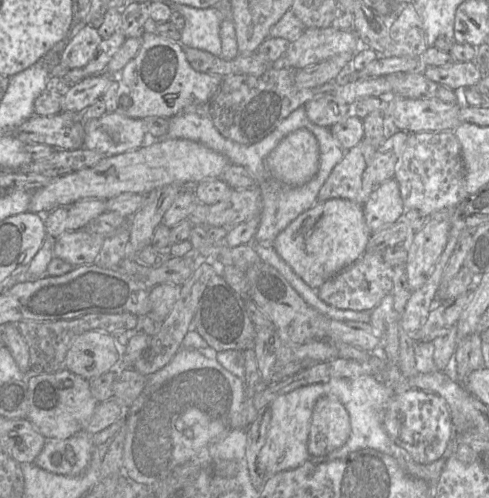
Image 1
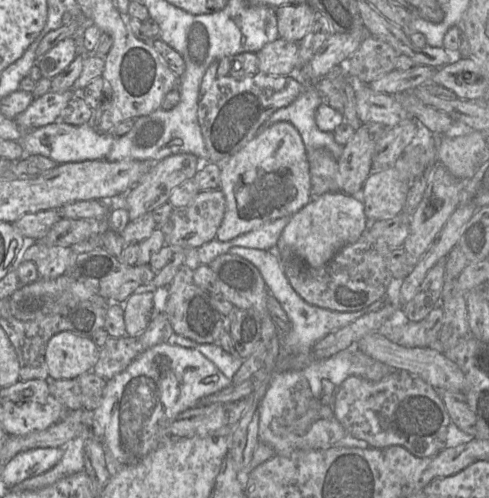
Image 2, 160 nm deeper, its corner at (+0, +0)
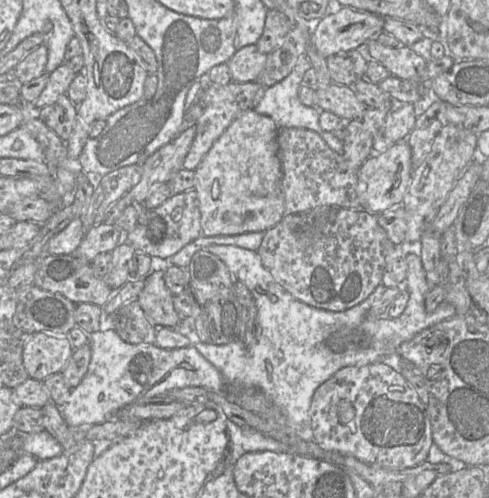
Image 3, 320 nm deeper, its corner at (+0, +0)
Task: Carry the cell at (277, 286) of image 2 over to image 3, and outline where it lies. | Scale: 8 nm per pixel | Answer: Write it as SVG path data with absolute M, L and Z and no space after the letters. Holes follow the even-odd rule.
M210 245L203 250L216 255L227 266L235 280L243 283L255 298L258 310L258 335L255 344L245 345L242 341L233 341L228 344L214 345L192 343L192 341L176 332L173 328L158 327L154 344L163 349L174 349L193 346L210 363L212 363L225 378L228 387L232 390L253 388L261 391L274 405L284 414L288 427L294 430L304 439L313 440L310 427L309 408L315 390L338 370L347 366L361 366L372 363L383 363L391 355L397 354L400 345L412 339L422 330L433 326L443 320L456 315L456 308L444 300L433 312L427 312L425 307L426 296L429 287L426 279L426 272L422 261L417 254L408 254L405 257L407 262L407 275L401 290L409 293L409 299L403 313L397 318L381 317L377 319L366 319L371 307L381 298L387 289L381 283L375 290L360 304L340 312L328 311L305 304L288 291L286 291L264 267L256 251L232 245ZM341 333L339 344L345 346L342 350L334 350L331 347L333 338Z

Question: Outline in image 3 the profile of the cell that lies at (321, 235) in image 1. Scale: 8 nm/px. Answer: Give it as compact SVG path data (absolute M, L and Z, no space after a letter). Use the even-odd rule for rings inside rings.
M251 109L234 119L213 143L194 170L202 236L265 232L282 220L286 213L278 130L273 119Z

